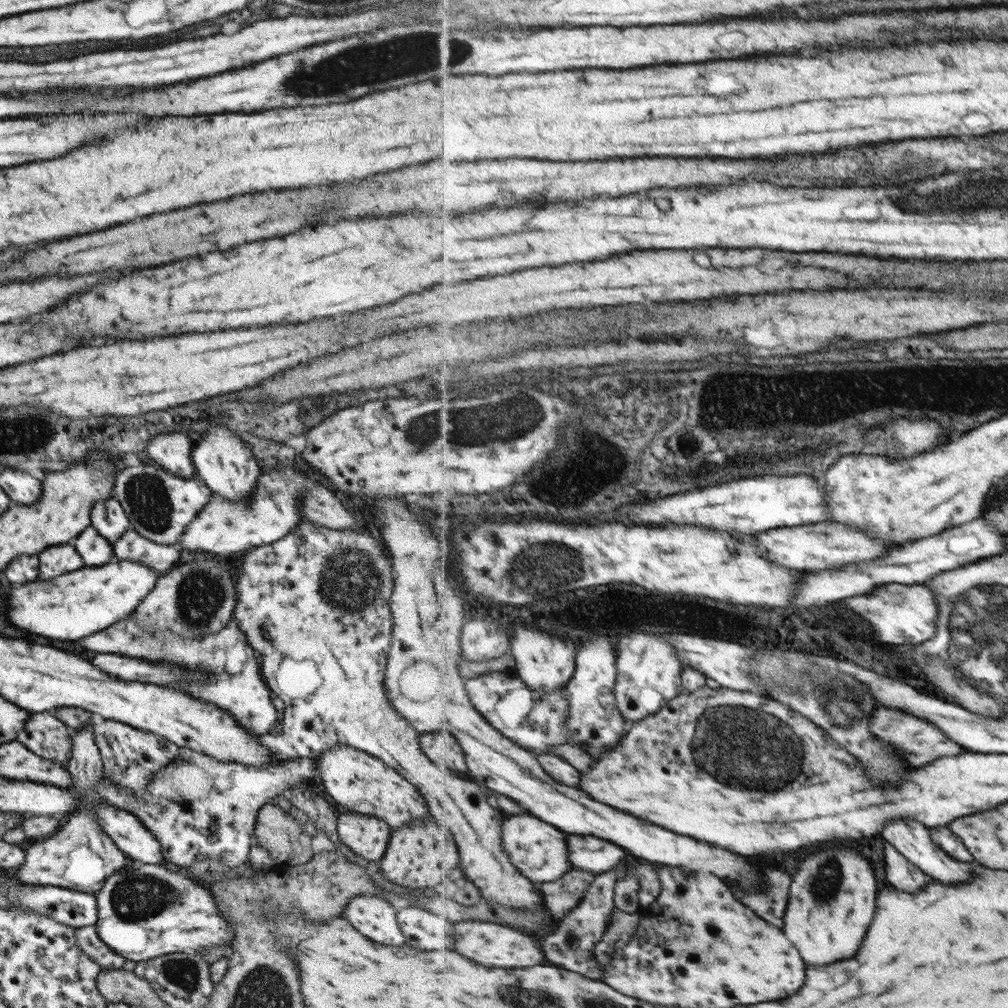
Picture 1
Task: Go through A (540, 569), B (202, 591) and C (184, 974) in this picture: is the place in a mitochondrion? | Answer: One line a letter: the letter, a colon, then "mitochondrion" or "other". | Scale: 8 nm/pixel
A: mitochondrion
B: mitochondrion
C: mitochondrion

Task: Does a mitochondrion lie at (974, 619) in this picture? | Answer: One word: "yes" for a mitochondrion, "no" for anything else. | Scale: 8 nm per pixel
yes

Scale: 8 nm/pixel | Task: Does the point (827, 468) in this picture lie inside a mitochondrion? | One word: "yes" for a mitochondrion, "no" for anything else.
no

